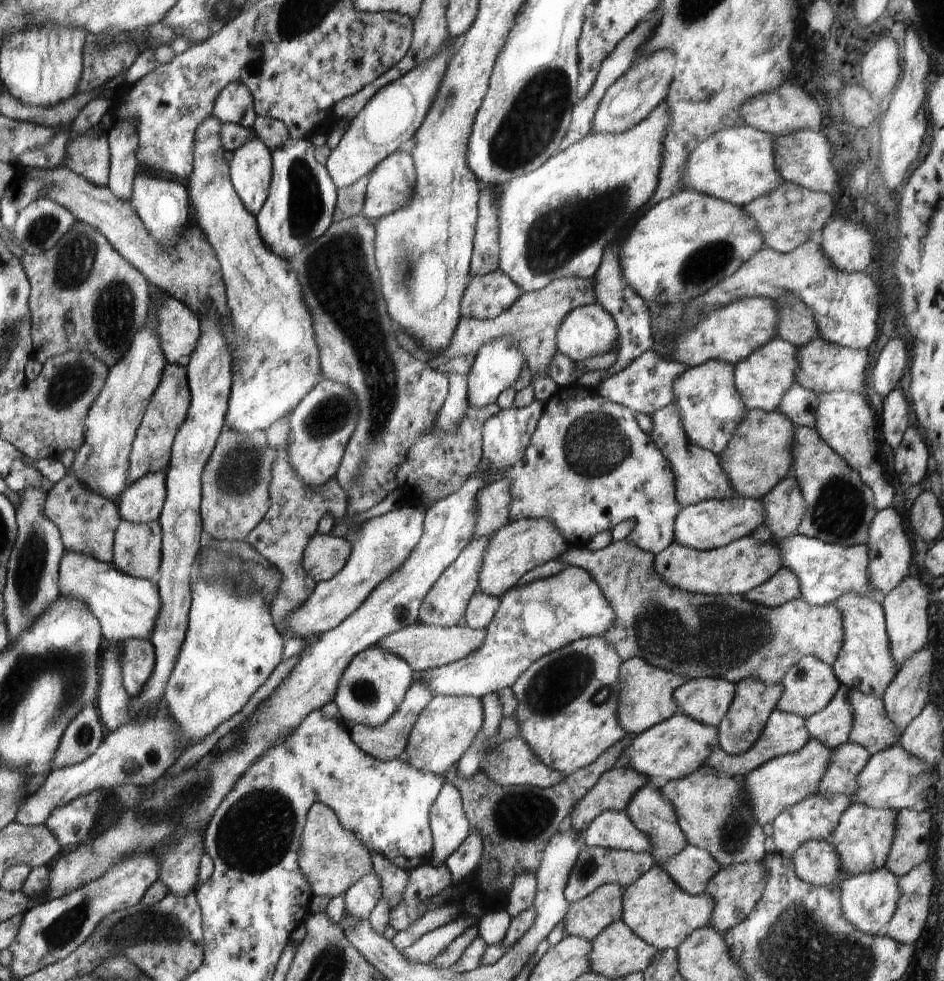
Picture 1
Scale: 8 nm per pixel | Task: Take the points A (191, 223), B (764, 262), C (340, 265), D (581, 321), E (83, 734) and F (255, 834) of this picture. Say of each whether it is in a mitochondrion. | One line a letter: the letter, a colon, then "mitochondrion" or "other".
A: other
B: other
C: mitochondrion
D: other
E: mitochondrion
F: mitochondrion

